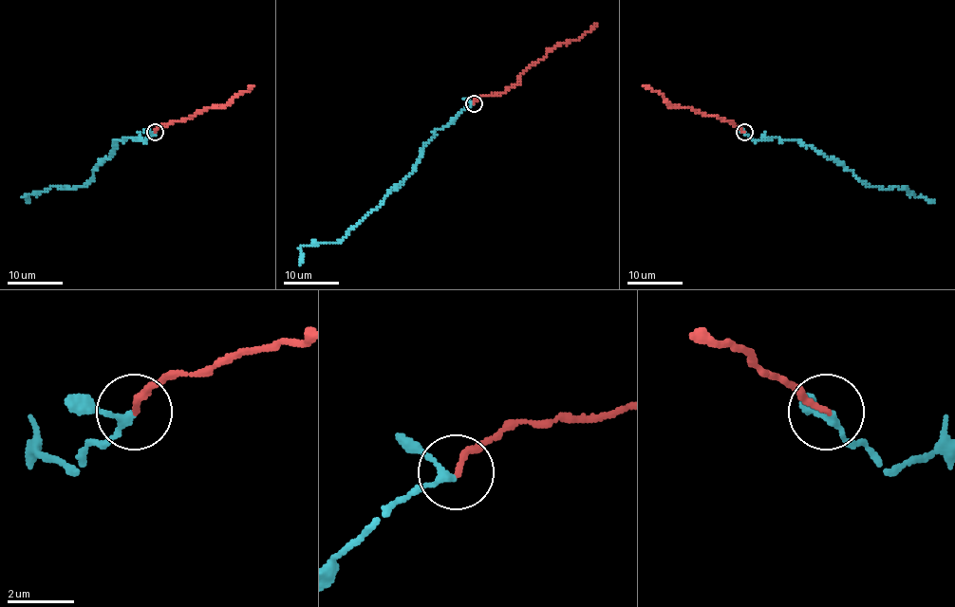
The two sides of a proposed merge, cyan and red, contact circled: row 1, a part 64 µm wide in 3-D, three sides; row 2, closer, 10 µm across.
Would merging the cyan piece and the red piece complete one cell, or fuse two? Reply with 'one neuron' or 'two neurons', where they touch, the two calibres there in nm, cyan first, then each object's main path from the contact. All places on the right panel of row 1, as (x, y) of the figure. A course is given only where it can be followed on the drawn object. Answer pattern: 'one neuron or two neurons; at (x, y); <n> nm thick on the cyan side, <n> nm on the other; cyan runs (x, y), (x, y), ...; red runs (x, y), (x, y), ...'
one neuron; at (744, 132); 170 nm thick on the cyan side, 180 nm on the other; cyan runs (745, 131), (754, 140), (797, 138), (860, 181), (883, 189), (906, 185), (914, 196), (933, 202); red runs (743, 131), (727, 120), (704, 117), (691, 108), (670, 107), (660, 93), (642, 86)

